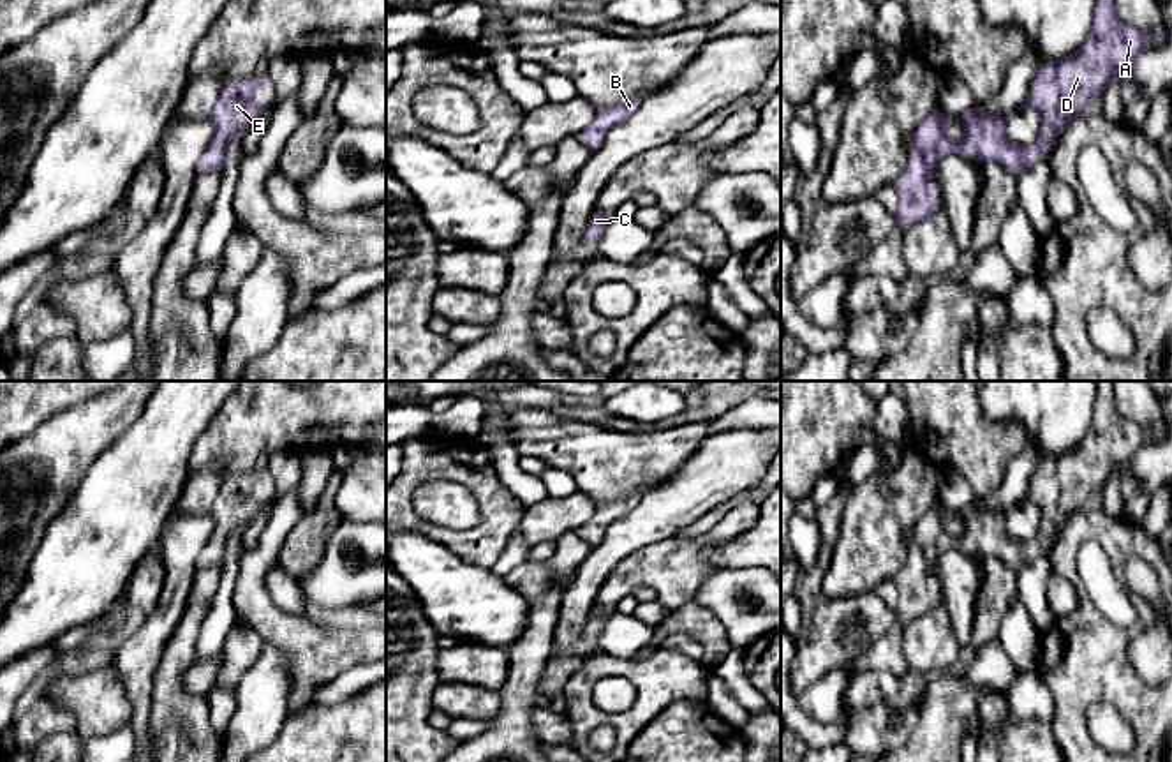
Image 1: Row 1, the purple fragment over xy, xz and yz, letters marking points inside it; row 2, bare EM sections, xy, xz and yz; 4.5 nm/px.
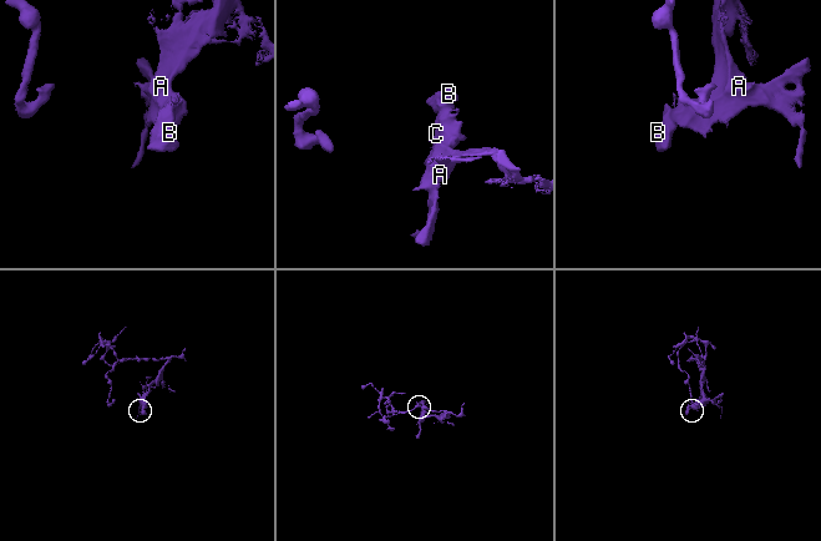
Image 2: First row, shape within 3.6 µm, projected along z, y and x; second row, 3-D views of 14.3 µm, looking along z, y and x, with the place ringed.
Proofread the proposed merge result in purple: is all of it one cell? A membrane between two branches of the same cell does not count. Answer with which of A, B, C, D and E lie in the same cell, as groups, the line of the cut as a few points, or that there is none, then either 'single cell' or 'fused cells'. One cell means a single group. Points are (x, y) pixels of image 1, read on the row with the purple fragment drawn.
groups A B C D E; cut none; single cell

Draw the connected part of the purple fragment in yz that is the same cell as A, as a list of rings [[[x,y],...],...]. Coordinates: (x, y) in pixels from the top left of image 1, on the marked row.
[[[1096,0],[1096,14],[1087,41],[1075,55],[1054,64],[1042,62],[1027,99],[1019,109],[1040,113],[1038,139],[1019,148],[1006,139],[1006,116],[992,116],[975,102],[957,115],[966,127],[961,141],[943,132],[941,108],[934,106],[915,131],[908,162],[894,182],[899,205],[895,220],[904,231],[932,217],[941,198],[931,176],[934,164],[950,152],[968,159],[990,161],[1019,175],[1040,157],[1049,155],[1052,141],[1093,97],[1103,97],[1110,78],[1137,85],[1131,64],[1149,46],[1165,42],[1165,34],[1149,37],[1140,28],[1124,23],[1116,0]]]

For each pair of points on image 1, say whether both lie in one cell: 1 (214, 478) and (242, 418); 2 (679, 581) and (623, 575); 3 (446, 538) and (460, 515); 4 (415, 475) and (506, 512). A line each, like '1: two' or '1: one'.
1: two
2: one
3: two
4: one

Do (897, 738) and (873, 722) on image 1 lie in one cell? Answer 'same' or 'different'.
same

